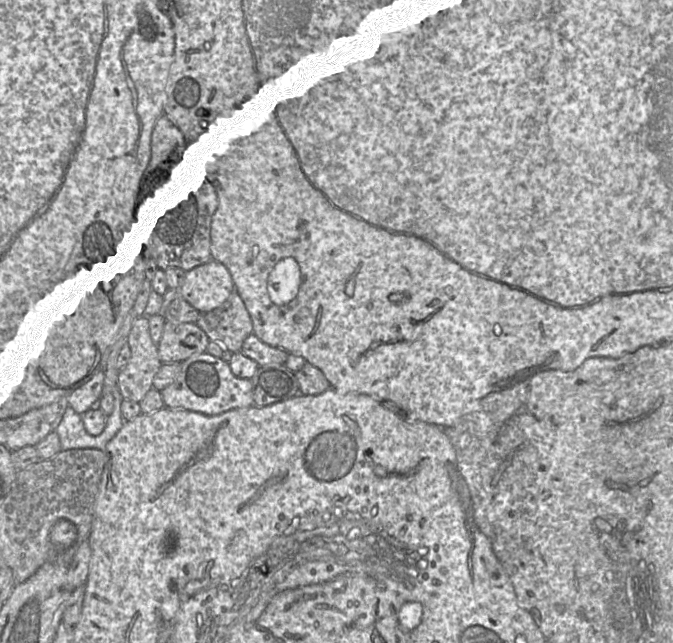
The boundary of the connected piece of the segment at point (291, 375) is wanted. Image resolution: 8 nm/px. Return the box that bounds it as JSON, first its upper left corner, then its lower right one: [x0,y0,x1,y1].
[250,364,299,407]

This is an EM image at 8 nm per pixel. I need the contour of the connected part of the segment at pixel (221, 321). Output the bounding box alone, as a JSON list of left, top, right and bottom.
[195,291,253,353]

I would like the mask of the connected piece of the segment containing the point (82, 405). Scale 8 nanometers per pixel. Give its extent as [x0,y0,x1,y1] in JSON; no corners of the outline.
[67,363,104,413]

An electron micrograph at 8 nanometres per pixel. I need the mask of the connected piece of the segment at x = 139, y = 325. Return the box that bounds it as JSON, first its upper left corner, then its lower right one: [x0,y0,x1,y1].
[117,315,162,402]

